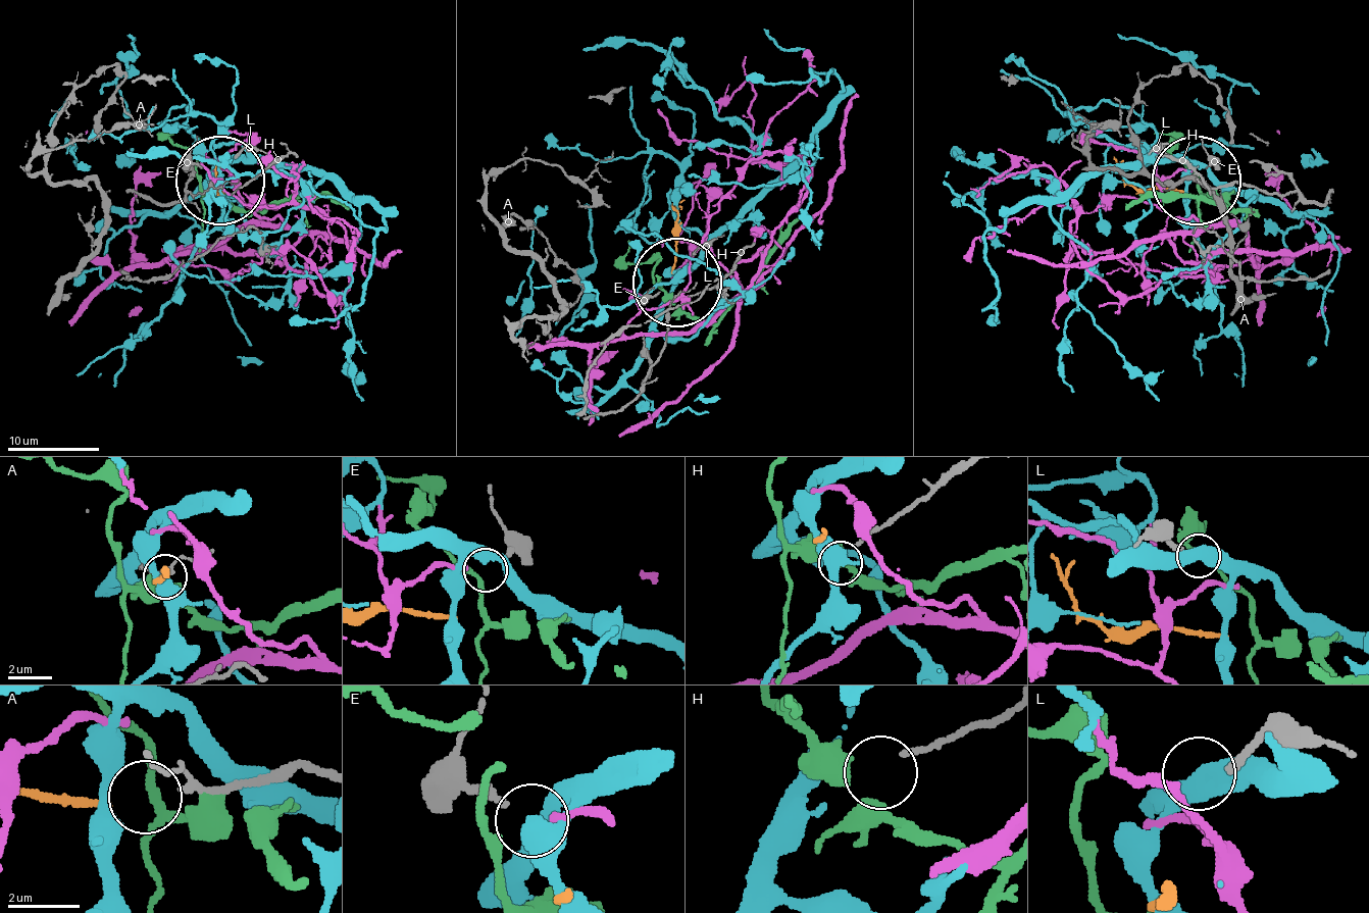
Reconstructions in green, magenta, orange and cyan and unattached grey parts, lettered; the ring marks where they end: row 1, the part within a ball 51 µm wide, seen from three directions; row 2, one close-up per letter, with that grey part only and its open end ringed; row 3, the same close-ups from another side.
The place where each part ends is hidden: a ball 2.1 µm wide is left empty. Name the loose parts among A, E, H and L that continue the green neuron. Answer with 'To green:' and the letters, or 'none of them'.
To green: none of them

